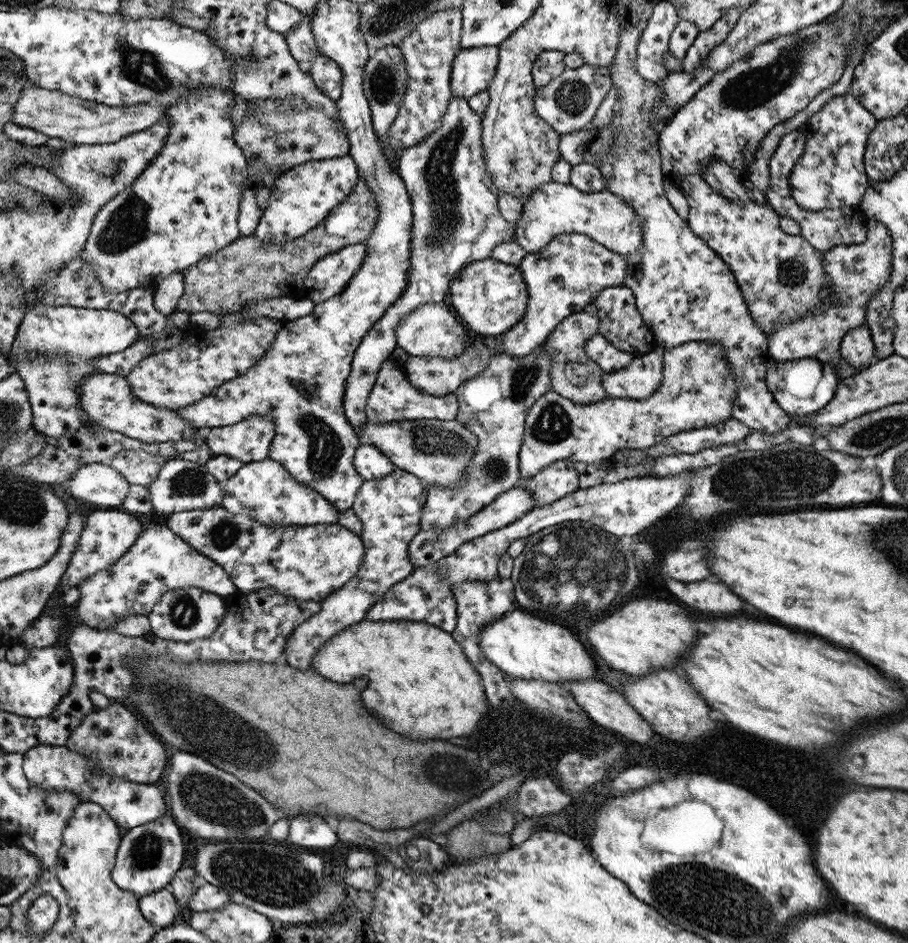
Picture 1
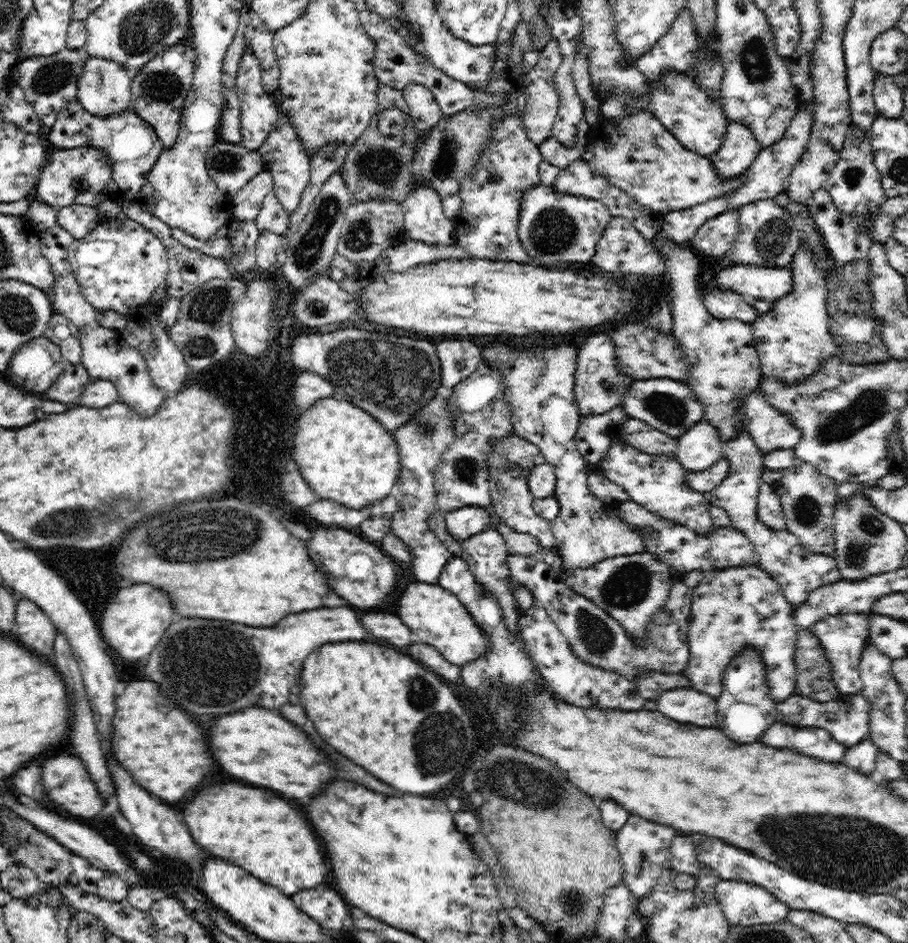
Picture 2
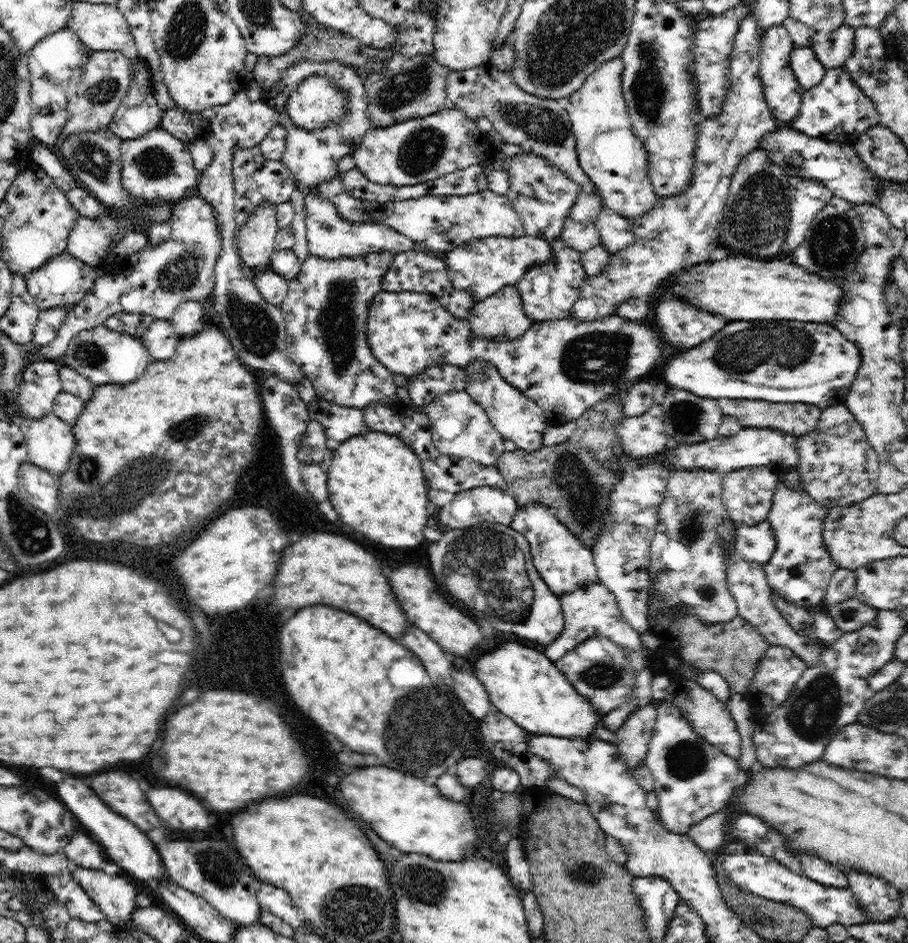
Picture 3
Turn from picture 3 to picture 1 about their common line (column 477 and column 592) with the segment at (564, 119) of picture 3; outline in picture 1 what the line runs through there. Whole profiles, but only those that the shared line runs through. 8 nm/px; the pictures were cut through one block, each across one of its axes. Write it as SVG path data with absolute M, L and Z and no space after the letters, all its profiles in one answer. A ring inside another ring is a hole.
M583 64L578 68L566 69L545 87L535 89L535 111L556 132L561 135L571 133L590 125L610 88L612 88L612 79L608 67Z

